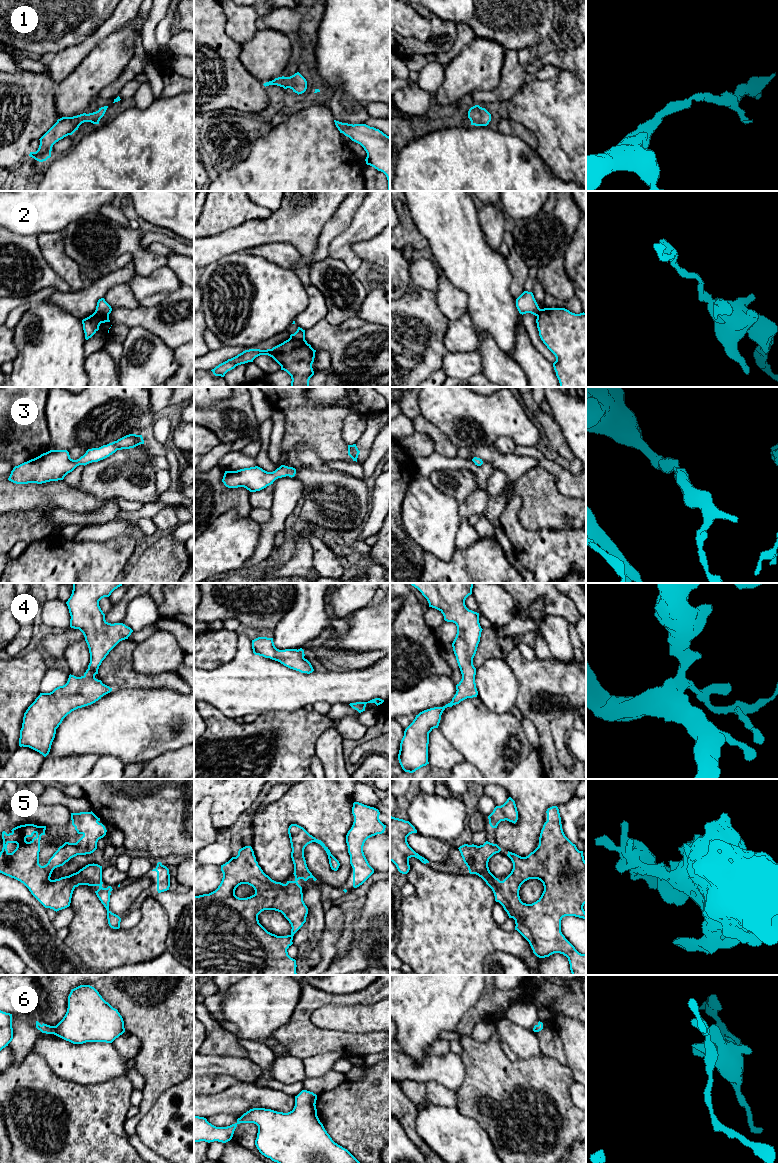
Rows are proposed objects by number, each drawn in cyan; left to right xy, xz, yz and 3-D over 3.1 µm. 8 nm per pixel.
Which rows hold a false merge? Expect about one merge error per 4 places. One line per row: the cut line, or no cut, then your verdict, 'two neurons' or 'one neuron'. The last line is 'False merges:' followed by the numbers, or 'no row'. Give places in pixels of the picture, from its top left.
1: no cut; one neuron
2: cut in xz along (290, 337), (296, 340), (304, 340); two neurons
3: no cut; one neuron
4: no cut; one neuron
5: no cut; one neuron
6: no cut; one neuron
False merges: 2

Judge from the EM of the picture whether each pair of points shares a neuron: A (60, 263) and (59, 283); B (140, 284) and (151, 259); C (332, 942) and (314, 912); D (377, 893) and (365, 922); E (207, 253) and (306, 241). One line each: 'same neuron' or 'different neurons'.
A: different neurons
B: different neurons
C: different neurons
D: same neuron
E: same neuron

